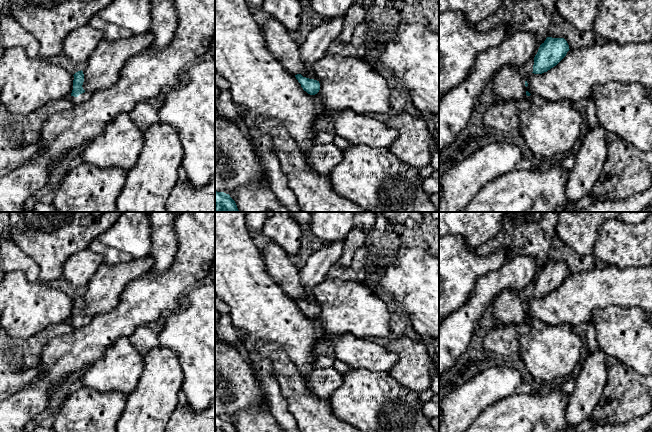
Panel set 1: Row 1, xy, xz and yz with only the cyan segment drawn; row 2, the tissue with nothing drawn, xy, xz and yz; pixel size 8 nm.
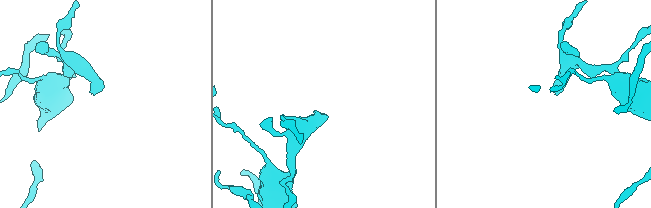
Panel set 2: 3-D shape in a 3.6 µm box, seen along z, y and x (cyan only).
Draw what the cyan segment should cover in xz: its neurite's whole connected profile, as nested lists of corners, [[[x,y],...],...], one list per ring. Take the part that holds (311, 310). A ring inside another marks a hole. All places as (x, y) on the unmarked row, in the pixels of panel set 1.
[[[344,241],[331,243],[328,247],[313,253],[305,266],[300,270],[301,284],[305,288],[305,296],[295,299],[300,310],[310,319],[320,314],[320,307],[314,304],[312,289],[327,279],[329,268],[339,261],[343,251]]]

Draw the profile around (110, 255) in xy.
[[[97,239],[91,242],[89,249],[101,253],[103,255],[103,263],[128,263],[133,259],[126,252],[106,246]]]

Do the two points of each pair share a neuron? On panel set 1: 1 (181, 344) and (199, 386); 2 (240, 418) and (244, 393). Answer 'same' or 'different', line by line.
1: same
2: different

